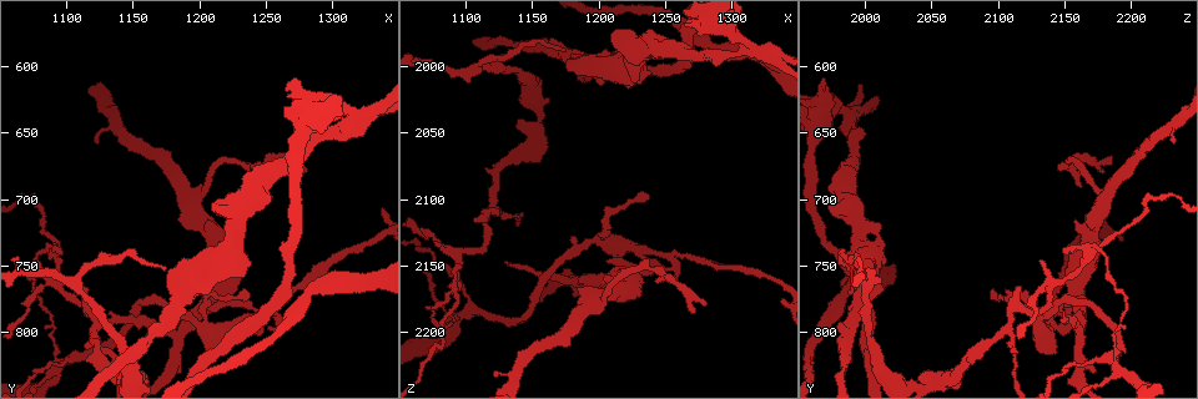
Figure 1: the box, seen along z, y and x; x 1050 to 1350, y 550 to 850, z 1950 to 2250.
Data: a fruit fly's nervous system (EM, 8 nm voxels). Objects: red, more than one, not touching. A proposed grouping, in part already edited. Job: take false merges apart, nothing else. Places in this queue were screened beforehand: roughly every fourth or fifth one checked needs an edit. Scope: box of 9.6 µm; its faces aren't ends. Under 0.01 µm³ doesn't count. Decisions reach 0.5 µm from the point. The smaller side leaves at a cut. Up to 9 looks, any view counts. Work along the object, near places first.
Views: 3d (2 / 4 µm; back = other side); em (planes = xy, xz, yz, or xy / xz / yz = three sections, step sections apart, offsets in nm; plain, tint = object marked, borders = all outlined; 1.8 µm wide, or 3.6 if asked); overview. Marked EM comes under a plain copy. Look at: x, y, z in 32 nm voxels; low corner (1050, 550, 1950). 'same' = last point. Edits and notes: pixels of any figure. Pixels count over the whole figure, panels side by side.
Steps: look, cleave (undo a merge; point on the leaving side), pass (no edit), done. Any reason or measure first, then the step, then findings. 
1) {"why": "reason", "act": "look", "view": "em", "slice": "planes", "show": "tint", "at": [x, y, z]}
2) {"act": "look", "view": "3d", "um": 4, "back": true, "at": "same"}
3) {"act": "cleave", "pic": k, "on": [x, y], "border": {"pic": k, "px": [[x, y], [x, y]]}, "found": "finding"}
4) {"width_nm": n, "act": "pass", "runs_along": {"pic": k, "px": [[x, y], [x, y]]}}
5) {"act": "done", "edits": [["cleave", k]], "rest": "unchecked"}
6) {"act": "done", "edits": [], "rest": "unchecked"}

{"why": "calibre changes", "act": "look", "view": "3d", "um": 4, "at": [1096, 822, 2188]}

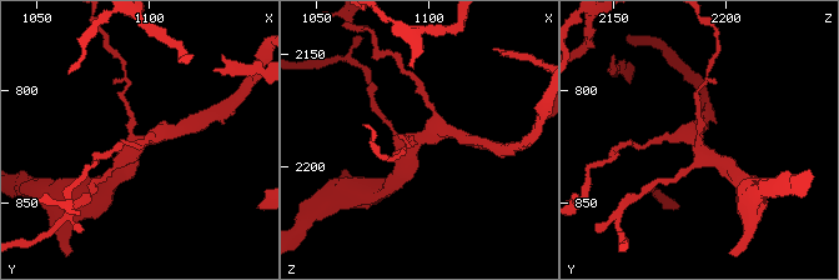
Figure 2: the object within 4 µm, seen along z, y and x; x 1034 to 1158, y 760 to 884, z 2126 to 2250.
{"act": "look", "view": "em", "slice": "planes", "show": "tint", "at": [1095, 822, 2187]}

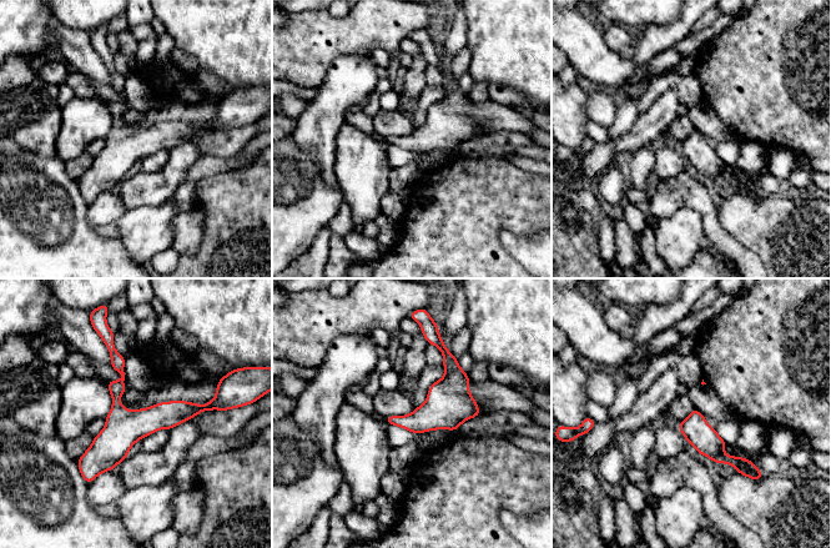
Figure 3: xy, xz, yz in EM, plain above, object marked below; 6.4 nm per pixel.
{"width_nm": 180, "act": "pass", "found": "one neuron here"}

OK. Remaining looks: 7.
{"why": "abrupt turn", "act": "look", "view": "3d", "um": 4, "at": [1120, 798, 2106]}

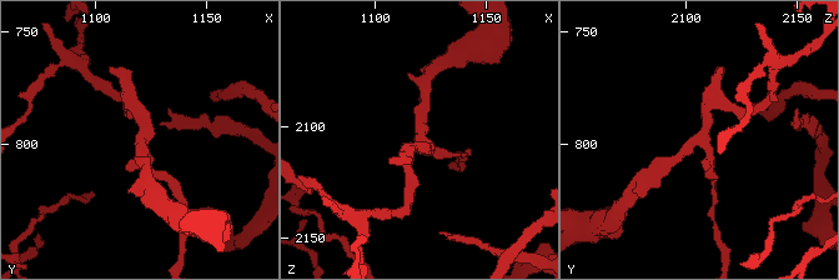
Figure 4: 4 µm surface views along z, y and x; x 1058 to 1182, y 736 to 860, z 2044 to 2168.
{"arms": 3, "why": "now the EM", "act": "look", "view": "em", "slice": "yz", "step": 16, "show": "tint", "at": [1122, 797, 2105]}

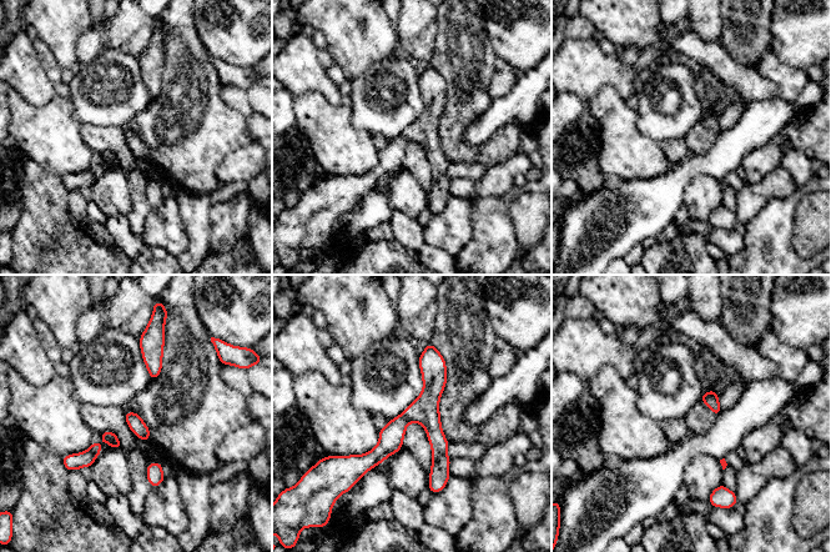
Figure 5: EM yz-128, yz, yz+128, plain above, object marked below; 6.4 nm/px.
{"act": "pass", "found": "one neuron here"}

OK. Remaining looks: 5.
{"why": "sudden change in width", "act": "look", "view": "3d", "um": 2, "back": true, "at": [1202, 794, 2130]}

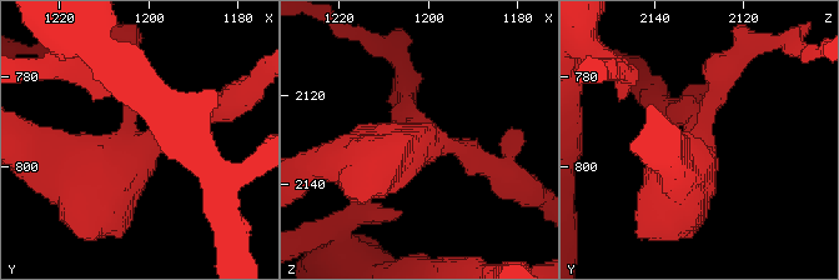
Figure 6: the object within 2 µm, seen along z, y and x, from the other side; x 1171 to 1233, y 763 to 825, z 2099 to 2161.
{"arms": 3, "arm_widths_nm": [190, 200, 300], "act": "look", "view": "em", "slice": "xz", "step": 16, "show": "tint", "at": [1201, 795, 2131]}

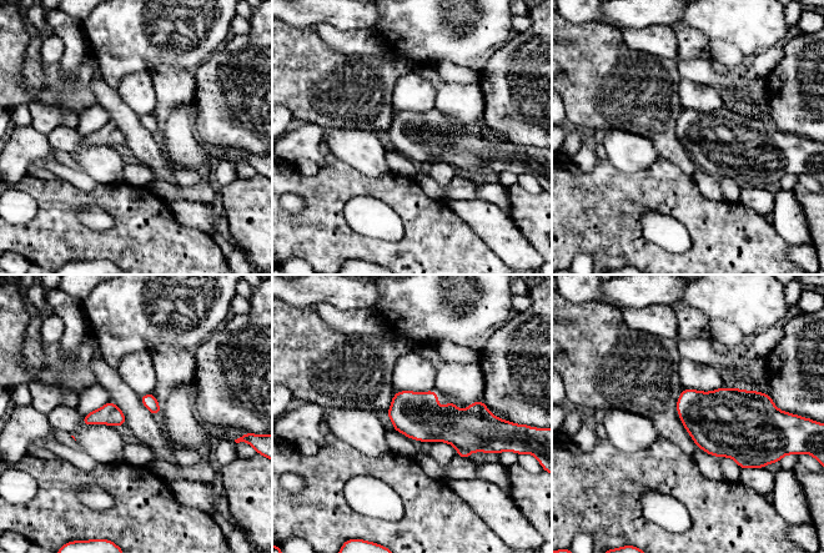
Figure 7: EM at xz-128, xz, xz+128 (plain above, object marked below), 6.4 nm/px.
{"act": "look", "view": "em", "slice": "xy", "step": 8, "show": "tint", "at": "same"}

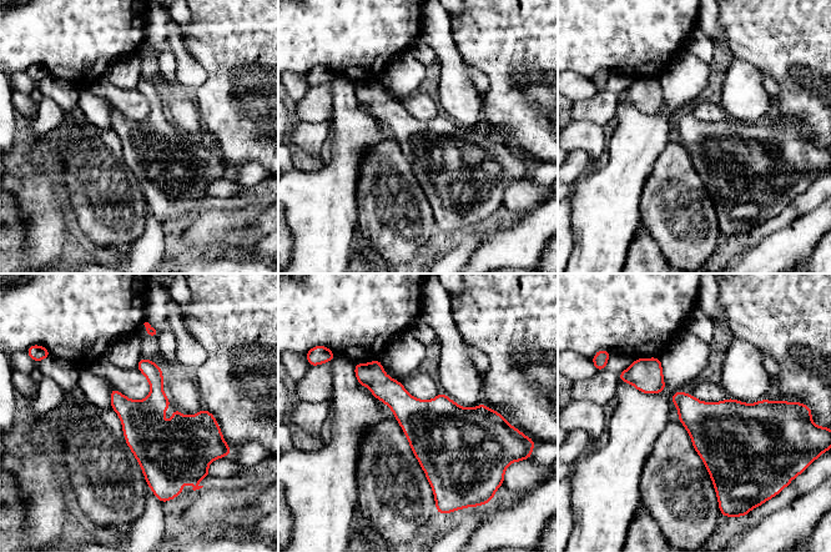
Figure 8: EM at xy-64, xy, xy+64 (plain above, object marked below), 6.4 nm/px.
{"width_nm": 340, "act": "pass", "found": "continuous, no second neuron"}

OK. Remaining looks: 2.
{"why": "thick turns thin", "act": "look", "view": "3d", "um": 4, "back": true, "at": [1292, 632, 1970]}

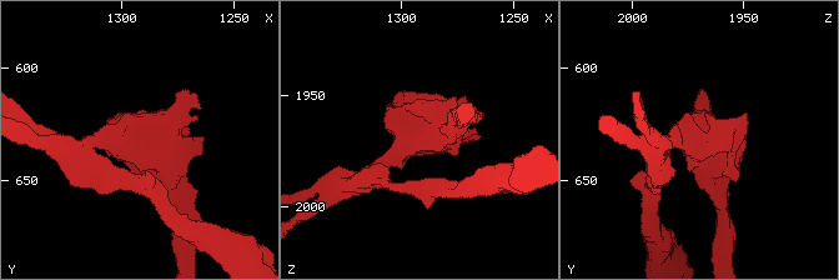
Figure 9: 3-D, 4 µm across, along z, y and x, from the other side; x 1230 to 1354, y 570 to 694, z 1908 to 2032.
{"why": "need the tissue", "act": "look", "view": "em", "um": 3.6, "slice": "planes", "show": "tint", "at": [1292, 632, 1969]}

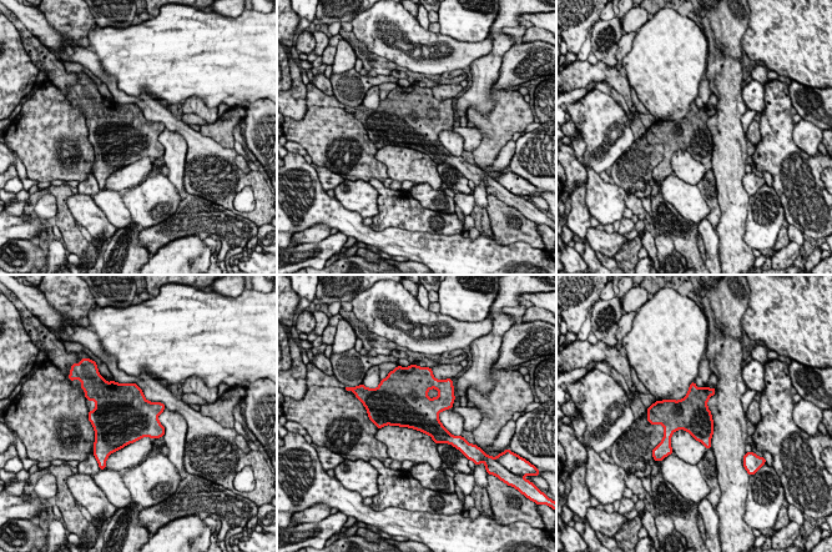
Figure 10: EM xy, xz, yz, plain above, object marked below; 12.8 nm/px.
{"width_nm": 460, "act": "pass", "found": "one neuron here"}

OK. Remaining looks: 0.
{"act": "done", "edits": [], "rest": "unchecked"}

